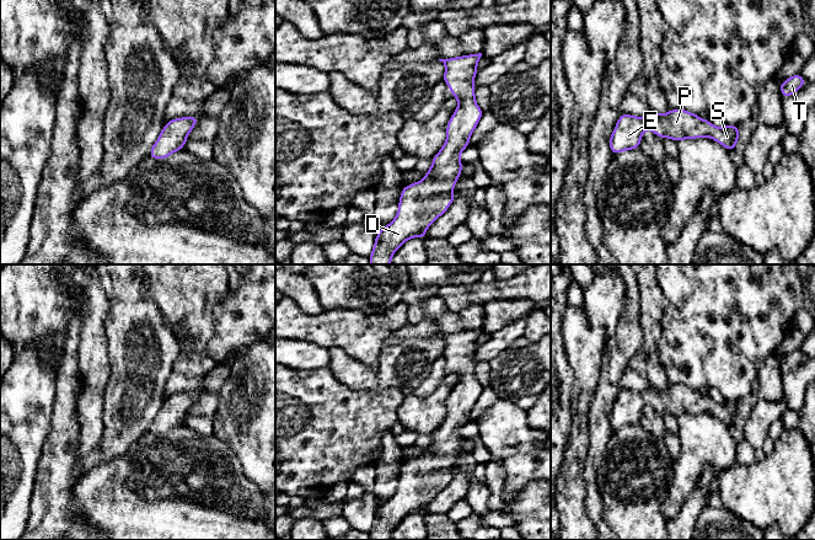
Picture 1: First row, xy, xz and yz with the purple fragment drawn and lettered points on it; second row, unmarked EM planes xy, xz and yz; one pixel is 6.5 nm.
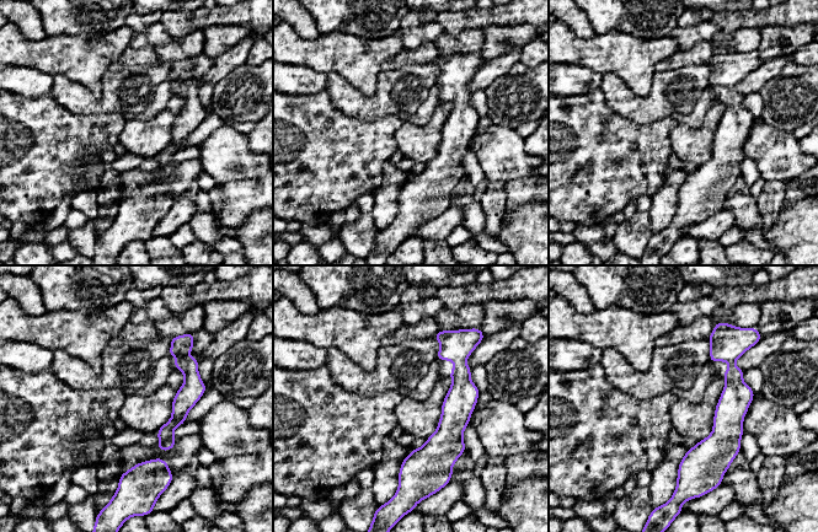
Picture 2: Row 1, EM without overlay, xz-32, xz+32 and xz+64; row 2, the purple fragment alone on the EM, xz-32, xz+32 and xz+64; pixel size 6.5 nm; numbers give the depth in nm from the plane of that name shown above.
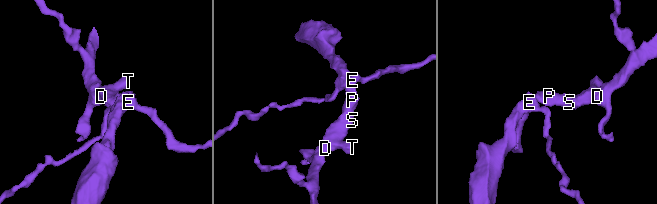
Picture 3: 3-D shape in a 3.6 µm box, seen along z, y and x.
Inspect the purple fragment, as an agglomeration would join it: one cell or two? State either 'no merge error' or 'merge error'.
no merge error

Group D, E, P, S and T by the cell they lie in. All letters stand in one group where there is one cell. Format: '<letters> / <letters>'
D E P S T

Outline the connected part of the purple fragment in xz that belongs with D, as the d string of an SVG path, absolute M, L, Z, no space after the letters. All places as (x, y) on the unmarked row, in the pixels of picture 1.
M482 328L439 335L445 341L443 357L459 381L446 401L446 416L431 434L431 443L422 456L404 461L395 494L379 506L369 531L370 540L391 540L393 529L409 514L427 514L427 504L454 477L454 460L461 451L460 428L470 421L470 412L483 391L476 379L473 355Z

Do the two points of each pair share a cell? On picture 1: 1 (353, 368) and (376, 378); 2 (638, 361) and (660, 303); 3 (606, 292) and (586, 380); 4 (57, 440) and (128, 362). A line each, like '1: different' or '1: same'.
1: same
2: same
3: different
4: same

